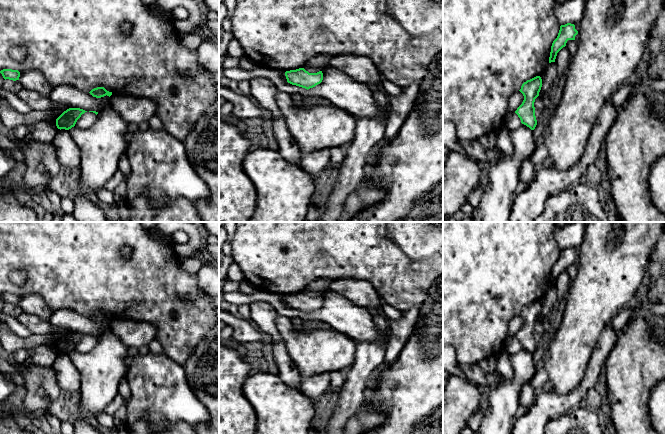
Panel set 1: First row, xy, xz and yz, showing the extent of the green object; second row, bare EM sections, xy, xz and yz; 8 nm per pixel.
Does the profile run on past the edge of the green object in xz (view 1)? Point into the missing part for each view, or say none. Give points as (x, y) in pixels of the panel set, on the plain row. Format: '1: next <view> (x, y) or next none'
1: next none

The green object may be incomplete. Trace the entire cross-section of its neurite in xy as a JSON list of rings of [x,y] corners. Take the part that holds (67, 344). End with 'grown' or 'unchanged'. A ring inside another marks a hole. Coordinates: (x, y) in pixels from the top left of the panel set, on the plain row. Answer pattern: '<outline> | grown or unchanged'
[[[69,332],[64,335],[57,343],[56,350],[58,353],[69,354],[75,350],[77,344],[84,338],[85,334],[80,332]]] | unchanged

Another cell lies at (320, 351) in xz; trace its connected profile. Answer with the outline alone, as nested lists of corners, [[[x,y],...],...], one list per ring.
[[[278,314],[276,326],[303,377],[341,371],[354,362],[357,343],[345,334],[333,329],[298,332],[295,321]]]

